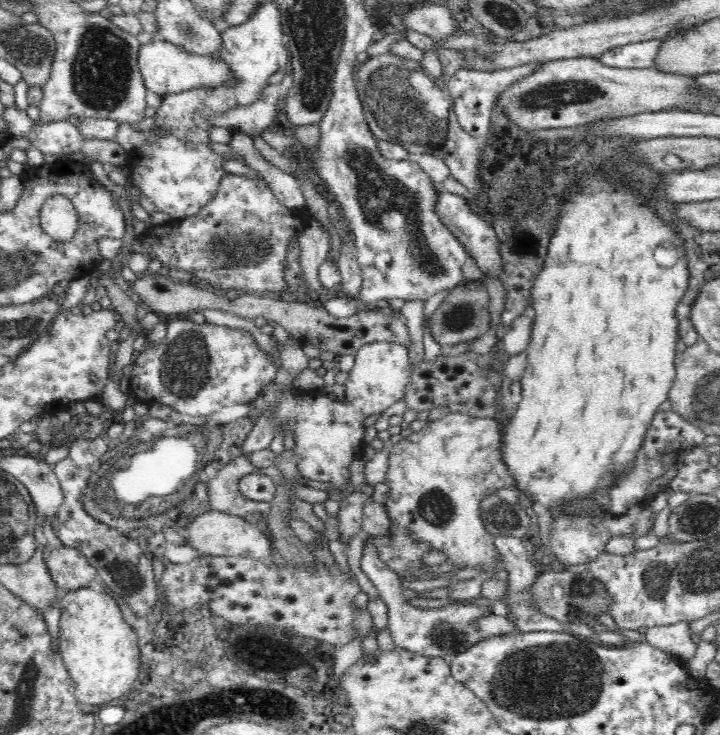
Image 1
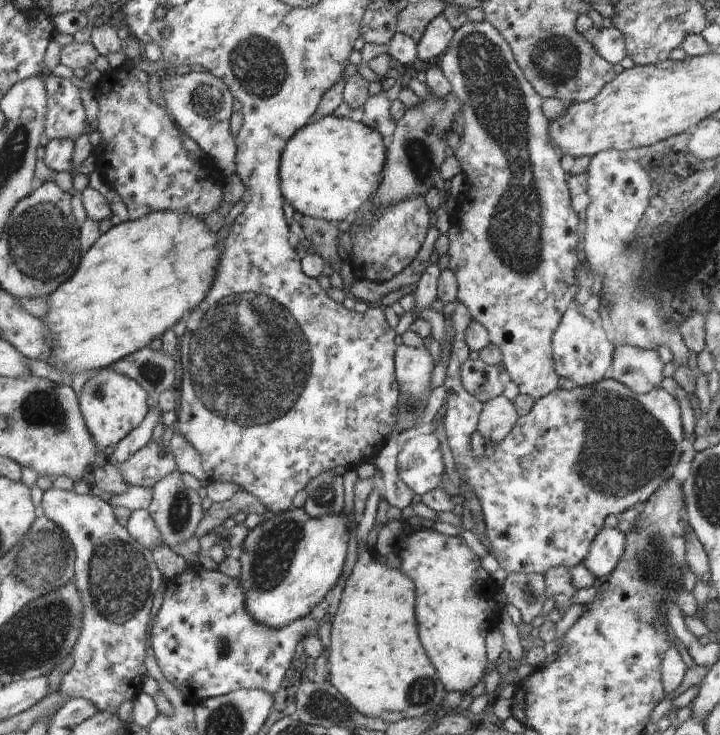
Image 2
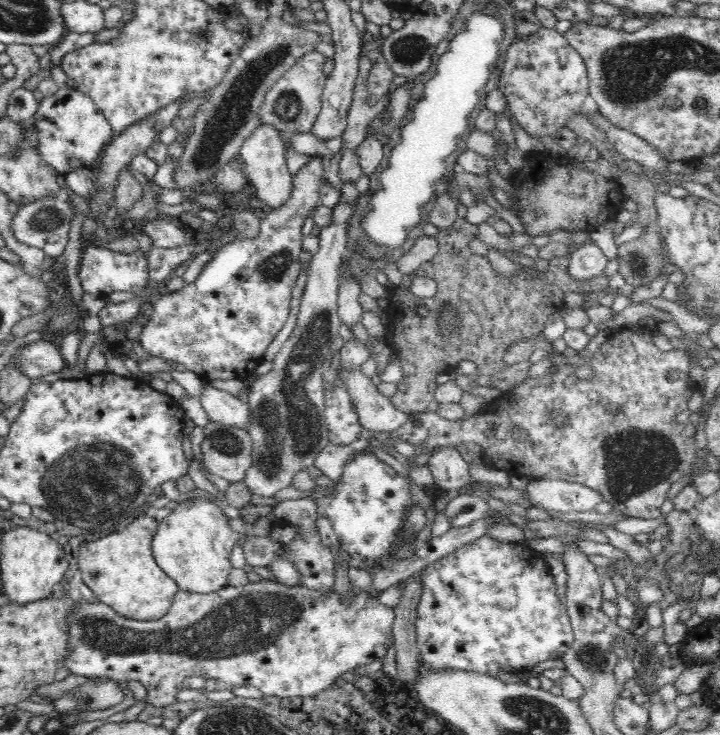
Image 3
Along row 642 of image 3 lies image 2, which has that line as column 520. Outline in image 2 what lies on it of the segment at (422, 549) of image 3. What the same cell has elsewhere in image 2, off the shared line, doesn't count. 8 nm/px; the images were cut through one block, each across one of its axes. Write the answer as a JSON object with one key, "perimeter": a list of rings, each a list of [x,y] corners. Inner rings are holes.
{"perimeter":[[[483,20],[479,22],[467,21],[463,26],[454,31],[452,40],[448,48],[438,58],[438,65],[445,74],[450,83],[452,92],[461,100],[463,106],[463,115],[460,118],[460,124],[464,129],[464,134],[460,138],[458,150],[450,152],[451,156],[457,158],[461,173],[466,179],[466,190],[459,196],[458,205],[453,212],[450,223],[451,227],[447,231],[450,243],[447,250],[449,262],[448,268],[454,272],[457,278],[458,292],[457,300],[464,304],[469,310],[472,320],[479,322],[489,332],[490,342],[497,346],[502,353],[503,370],[509,376],[512,382],[519,386],[519,392],[530,395],[534,400],[538,400],[553,390],[556,390],[559,376],[554,370],[553,350],[551,340],[556,328],[560,324],[564,313],[573,305],[574,296],[579,289],[578,279],[574,272],[579,267],[578,257],[576,256],[576,246],[578,246],[578,215],[574,213],[570,202],[571,196],[567,185],[569,173],[565,172],[560,165],[560,156],[557,148],[553,145],[549,137],[550,121],[542,112],[543,98],[532,88],[532,85],[526,80],[524,73],[520,70],[514,53],[506,39],[490,24]]]}

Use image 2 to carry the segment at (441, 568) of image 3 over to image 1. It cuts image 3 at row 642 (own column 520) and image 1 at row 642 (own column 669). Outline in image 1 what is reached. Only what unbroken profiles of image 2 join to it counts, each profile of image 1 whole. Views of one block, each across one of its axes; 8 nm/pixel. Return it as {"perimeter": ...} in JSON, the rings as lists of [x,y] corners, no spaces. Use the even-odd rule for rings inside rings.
{"perimeter":[[[364,536],[361,569],[376,586],[377,594],[388,608],[387,628],[396,648],[430,658],[440,657],[450,662],[455,656],[489,637],[488,634],[472,625],[474,620],[492,613],[492,609],[488,606],[474,603],[446,603],[444,606],[433,609],[419,609],[412,606],[409,603],[410,599],[404,596],[404,588],[397,573],[378,558],[371,544],[372,538],[374,537]]]}

